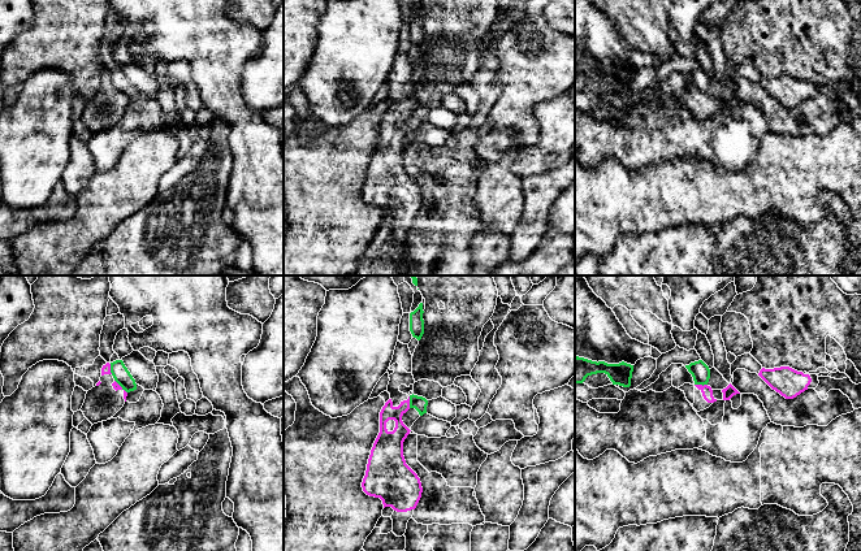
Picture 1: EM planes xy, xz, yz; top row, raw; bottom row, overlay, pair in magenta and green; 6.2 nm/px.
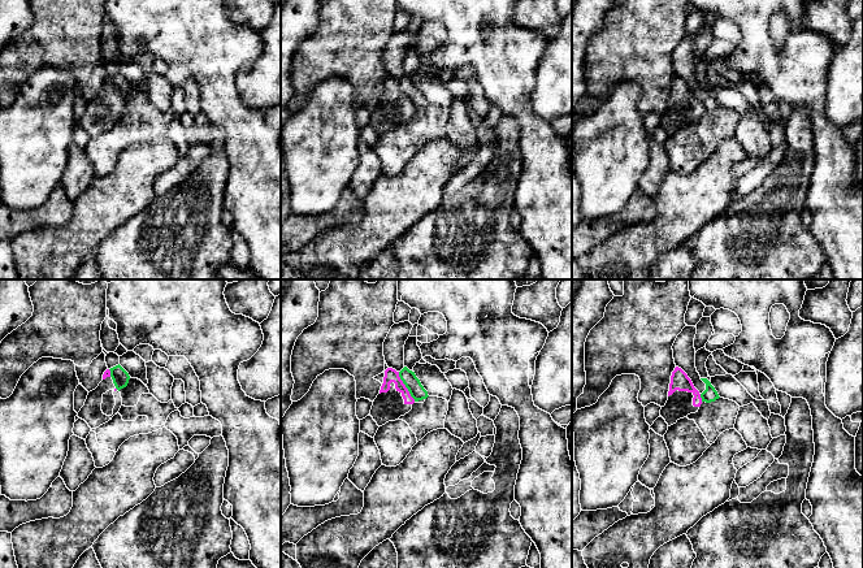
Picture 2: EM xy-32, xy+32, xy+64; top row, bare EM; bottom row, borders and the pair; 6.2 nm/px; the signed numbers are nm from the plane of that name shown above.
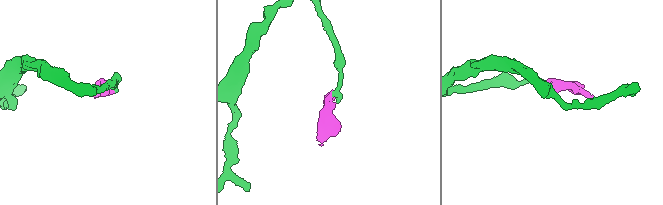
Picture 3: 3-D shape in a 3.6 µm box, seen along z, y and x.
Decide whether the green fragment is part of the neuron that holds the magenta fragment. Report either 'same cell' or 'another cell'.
another cell

